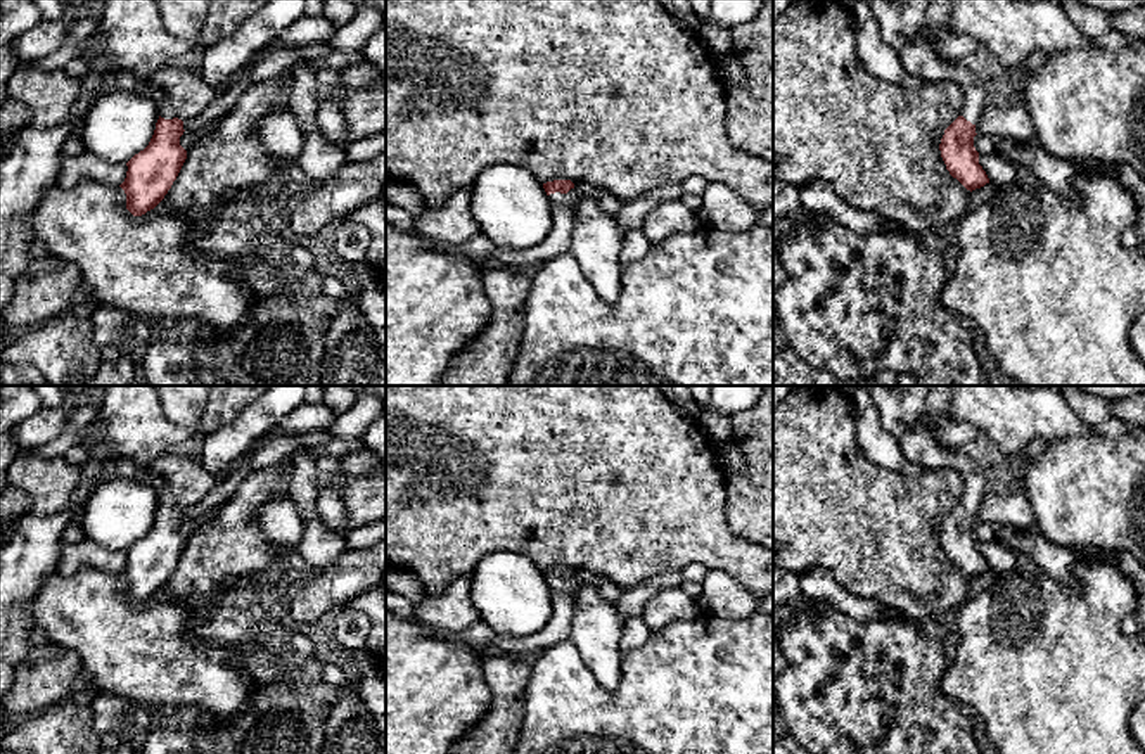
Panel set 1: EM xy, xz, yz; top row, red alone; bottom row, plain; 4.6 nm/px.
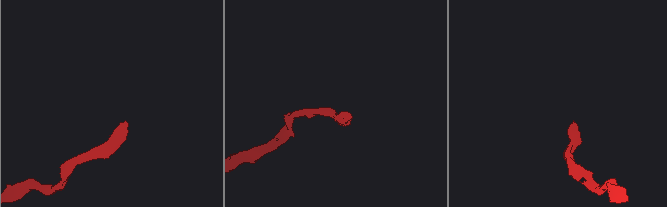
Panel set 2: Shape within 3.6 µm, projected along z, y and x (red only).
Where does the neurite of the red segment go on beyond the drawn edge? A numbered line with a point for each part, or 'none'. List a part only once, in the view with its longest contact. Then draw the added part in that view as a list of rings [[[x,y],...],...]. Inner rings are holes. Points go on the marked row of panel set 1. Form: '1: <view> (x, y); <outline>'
1: xz (573, 196); [[[571,188],[567,194],[560,194],[560,192],[550,194],[548,199],[552,206],[569,202],[574,208],[583,199],[583,194]]]

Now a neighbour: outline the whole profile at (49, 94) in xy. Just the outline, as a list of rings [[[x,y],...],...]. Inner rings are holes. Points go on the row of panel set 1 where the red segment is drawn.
[[[40,61],[19,62],[7,81],[7,99],[22,102],[29,109],[29,126],[50,128],[69,119],[81,85],[81,76],[67,76],[62,69],[43,69]]]

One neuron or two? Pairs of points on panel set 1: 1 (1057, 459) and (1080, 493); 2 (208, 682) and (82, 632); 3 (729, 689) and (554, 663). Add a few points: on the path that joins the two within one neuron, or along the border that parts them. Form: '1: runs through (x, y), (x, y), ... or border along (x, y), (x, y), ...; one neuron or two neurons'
1: runs through (1064, 467), (1076, 485); one neuron
2: runs through (177, 668), (113, 637); one neuron
3: runs through (685, 706), (675, 711), (601, 711), (595, 706); one neuron

